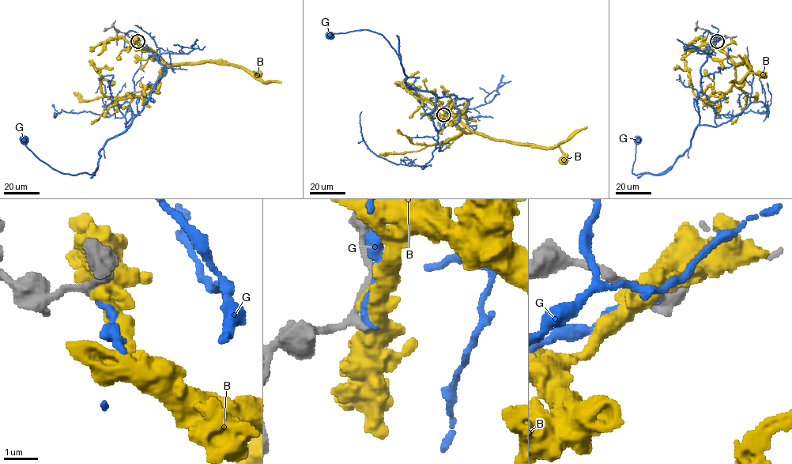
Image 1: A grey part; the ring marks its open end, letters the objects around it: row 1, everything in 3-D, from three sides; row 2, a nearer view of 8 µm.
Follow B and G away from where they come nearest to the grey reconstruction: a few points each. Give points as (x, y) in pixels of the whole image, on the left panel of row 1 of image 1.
B: (137, 40), (167, 65), (156, 84), (147, 94), (108, 99), (102, 92), (100, 74), (96, 70), (112, 66)
G: (137, 41), (166, 73), (131, 124), (105, 144), (92, 174), (54, 170), (24, 140)

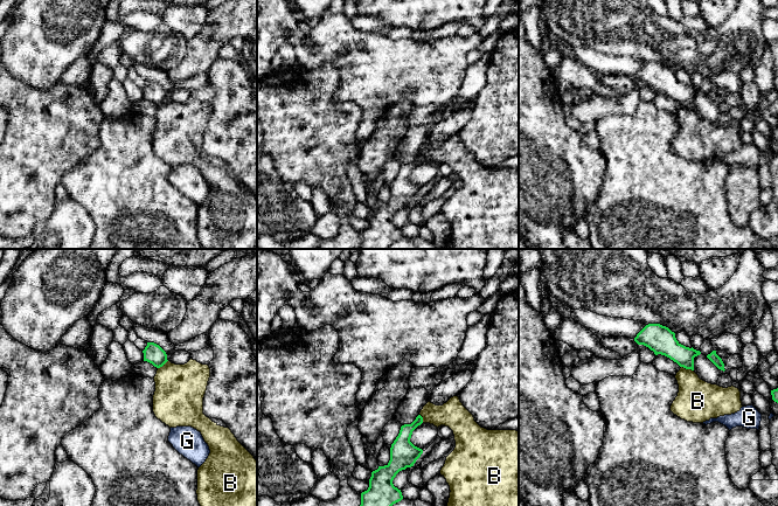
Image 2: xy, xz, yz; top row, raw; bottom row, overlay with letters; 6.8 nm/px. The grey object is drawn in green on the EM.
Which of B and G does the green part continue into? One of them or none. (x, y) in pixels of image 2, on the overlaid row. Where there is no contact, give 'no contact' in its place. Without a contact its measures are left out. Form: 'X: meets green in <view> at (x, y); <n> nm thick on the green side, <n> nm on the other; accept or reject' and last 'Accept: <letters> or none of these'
B: meets green in yz at (687, 368); 180 nm thick on the green side, 300 nm on the other; reject
G: no contact; reject
Accept: none of these

